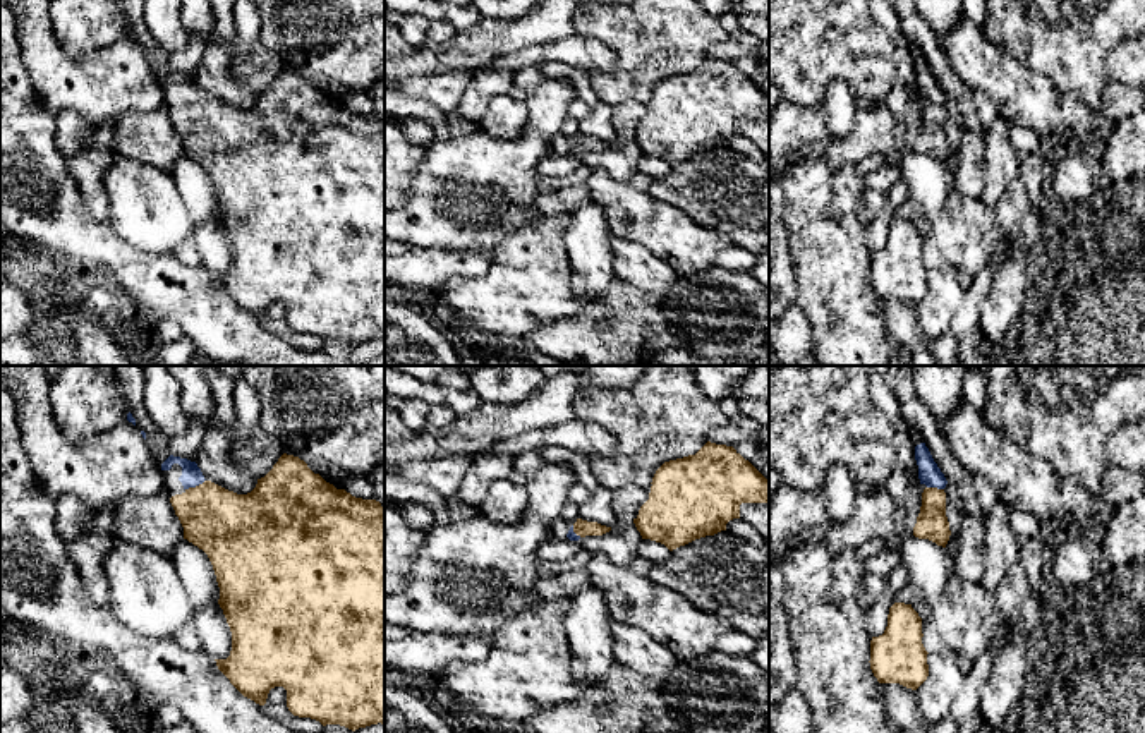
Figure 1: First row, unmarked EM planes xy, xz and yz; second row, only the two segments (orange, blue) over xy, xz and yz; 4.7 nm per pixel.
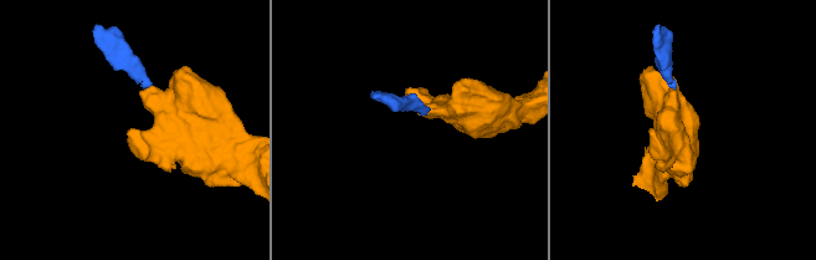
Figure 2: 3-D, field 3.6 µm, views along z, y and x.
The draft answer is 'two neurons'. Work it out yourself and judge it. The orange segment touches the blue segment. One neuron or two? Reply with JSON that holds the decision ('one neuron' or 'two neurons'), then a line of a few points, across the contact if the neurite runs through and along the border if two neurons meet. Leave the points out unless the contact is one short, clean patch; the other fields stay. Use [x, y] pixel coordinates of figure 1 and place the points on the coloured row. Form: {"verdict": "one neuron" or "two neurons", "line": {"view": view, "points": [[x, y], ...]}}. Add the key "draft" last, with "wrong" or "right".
{"verdict": "one neuron", "line": {"view": "xy", "points": [[229, 527], [203, 502], [196, 486], [191, 476]]}, "draft": "wrong"}

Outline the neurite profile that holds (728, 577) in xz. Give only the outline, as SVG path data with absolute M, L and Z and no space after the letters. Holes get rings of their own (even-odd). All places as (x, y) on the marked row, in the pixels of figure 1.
M730 530L695 539L652 565L647 579L759 640L769 635L769 546Z

